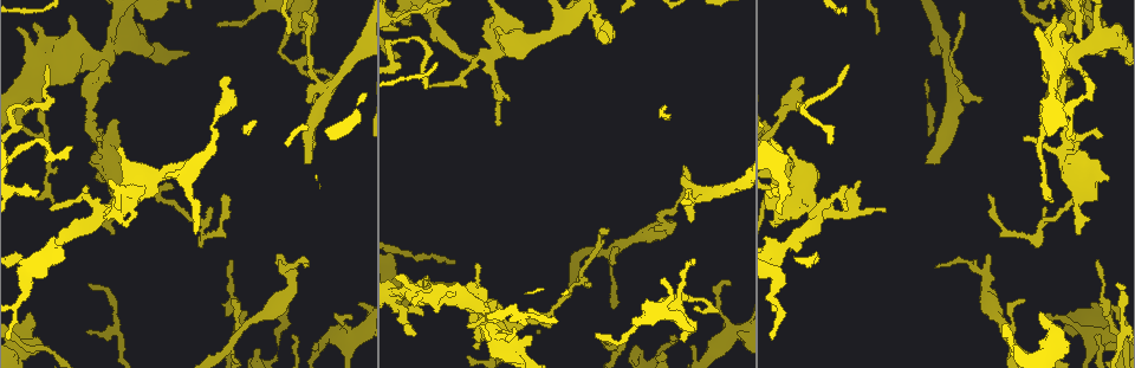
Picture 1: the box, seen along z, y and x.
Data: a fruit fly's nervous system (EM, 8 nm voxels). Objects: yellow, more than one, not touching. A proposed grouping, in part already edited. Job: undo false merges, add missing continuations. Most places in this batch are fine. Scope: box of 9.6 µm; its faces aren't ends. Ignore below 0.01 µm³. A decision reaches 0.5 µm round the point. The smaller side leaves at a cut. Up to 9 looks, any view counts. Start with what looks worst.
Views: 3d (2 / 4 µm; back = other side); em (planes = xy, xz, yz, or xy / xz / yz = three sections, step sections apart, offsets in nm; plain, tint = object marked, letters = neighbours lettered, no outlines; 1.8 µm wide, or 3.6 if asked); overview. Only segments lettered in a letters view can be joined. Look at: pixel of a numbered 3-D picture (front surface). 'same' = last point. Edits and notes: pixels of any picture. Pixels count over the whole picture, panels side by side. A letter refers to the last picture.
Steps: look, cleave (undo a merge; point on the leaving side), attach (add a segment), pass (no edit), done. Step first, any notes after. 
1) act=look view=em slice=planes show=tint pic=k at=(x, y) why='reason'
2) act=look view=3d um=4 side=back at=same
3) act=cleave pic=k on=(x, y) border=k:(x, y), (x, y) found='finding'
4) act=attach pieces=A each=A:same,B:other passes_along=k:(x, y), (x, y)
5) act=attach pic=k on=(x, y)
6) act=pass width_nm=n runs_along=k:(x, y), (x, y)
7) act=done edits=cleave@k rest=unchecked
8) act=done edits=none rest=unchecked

act=look view=3d um=2 pic=1 at=(926, 162) why='an open end'

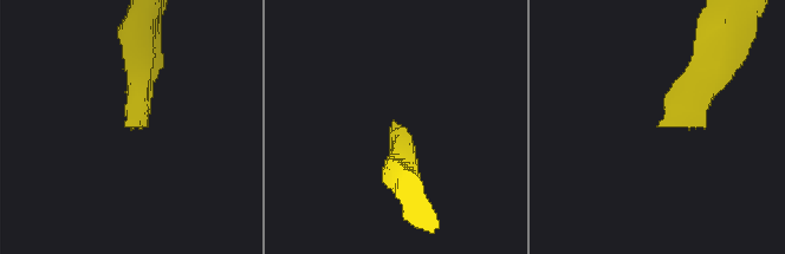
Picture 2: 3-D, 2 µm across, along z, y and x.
act=look view=em slice=xy step=8 show=letters pic=2 at=(658, 126) why='now the EM'

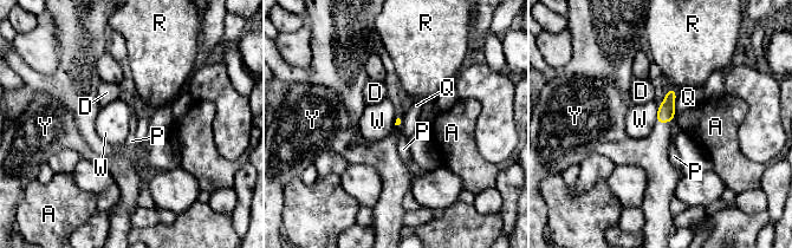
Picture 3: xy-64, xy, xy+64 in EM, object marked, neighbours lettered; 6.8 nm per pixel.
act=look view=em slice=planes show=letters at=same why='another direction'

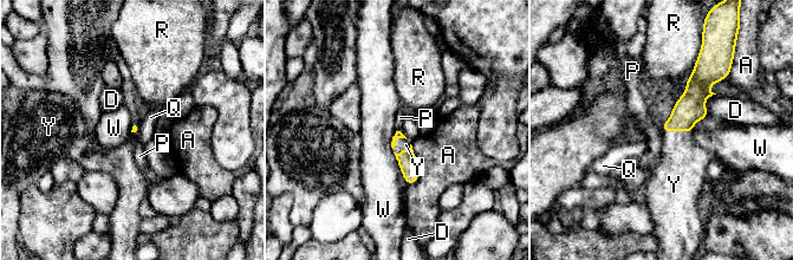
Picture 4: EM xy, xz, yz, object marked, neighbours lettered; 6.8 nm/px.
act=attach pieces=Y each=A:other,D:other,P:other,Q:other,R:other,W:other,Y:same found='it goes on there'

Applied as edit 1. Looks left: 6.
act=look view=3d um=2 pic=1 at=(93, 62) why='thin arm on a thick one'

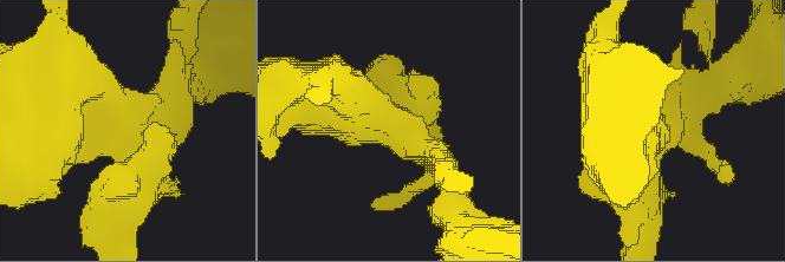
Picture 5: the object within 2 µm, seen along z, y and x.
act=look view=em um=3.6 slice=planes show=letters pic=5 at=(380, 132)

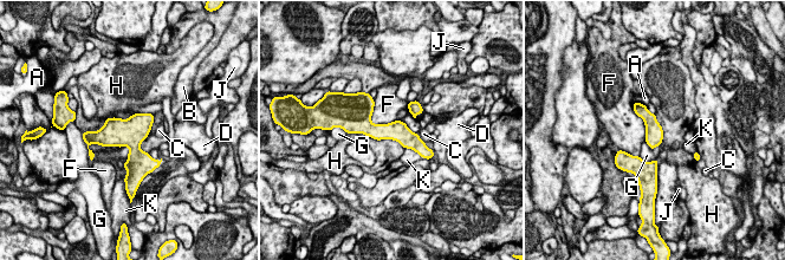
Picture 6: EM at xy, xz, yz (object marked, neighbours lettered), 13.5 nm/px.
act=pass each=A:other,B:other,C:other,D:other,F:other,G:other,H:other,J:other,K:other runs_along=6:(358, 125), (399, 131), (422, 145) found='all the same cell'

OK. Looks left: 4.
act=look view=3d um=4 pic=1 at=(310, 101) why='branch stops here'

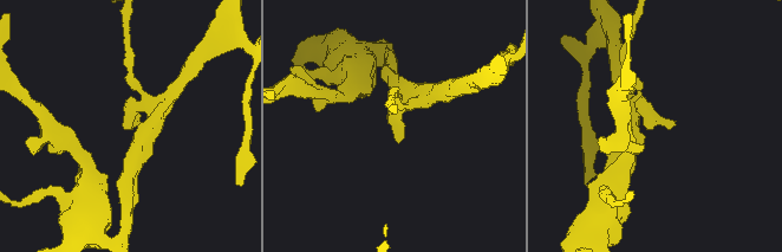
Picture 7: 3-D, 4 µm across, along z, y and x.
act=look view=em slice=xz step=16 show=letters pic=7 at=(672, 122)

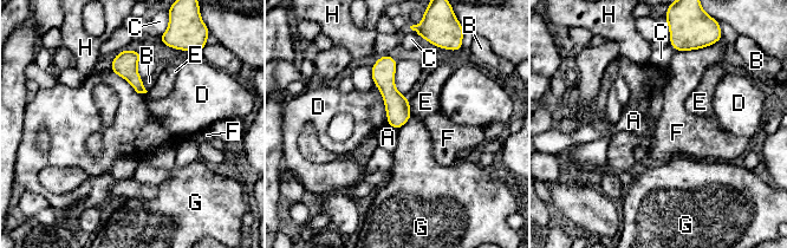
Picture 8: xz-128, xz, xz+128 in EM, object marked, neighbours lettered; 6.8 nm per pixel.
act=look view=em slice=planes show=letters at=same why='cut it another way'

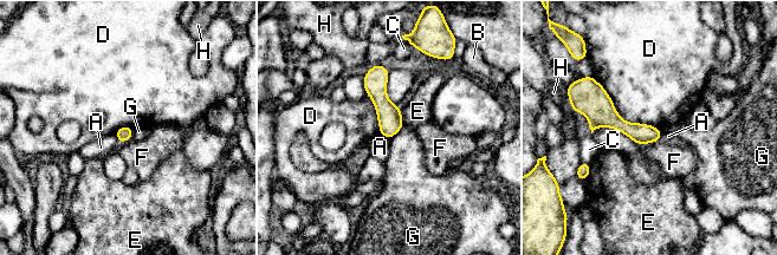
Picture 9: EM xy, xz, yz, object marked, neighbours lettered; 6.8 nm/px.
act=pass each=A:other,B:other,C:other,D:other,E:other,F:other,G:other,H:other border=9:(594, 77), (623, 119), (660, 129) found='no lettered segment goes on from it'

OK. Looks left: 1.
act=done edits=attach@4 rest=unchecked

